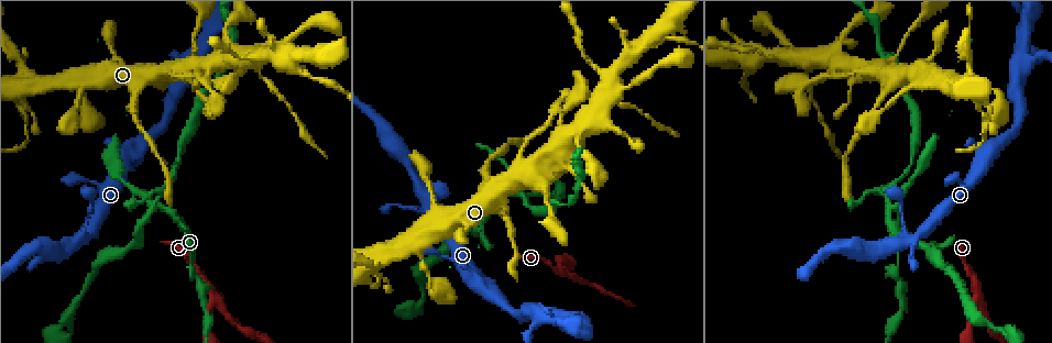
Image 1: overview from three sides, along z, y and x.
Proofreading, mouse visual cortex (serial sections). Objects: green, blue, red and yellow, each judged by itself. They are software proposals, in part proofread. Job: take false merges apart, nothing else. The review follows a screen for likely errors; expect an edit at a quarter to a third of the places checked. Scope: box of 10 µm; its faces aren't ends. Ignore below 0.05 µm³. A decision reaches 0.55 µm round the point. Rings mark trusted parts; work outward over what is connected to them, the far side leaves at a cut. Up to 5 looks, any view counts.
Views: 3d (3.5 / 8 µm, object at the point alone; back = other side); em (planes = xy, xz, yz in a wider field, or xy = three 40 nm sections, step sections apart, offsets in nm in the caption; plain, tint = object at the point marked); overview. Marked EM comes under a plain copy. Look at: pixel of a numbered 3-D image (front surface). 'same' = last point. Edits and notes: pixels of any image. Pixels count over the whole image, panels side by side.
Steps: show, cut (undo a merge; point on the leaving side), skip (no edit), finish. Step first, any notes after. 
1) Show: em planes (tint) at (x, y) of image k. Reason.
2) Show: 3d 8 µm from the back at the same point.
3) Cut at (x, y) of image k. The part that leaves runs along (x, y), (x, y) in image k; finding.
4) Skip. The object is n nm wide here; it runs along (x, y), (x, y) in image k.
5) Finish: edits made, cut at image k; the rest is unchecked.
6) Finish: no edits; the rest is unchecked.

Show: 3d 3.5 µm from the back at (21, 106) of image 1. Thick turns thin.

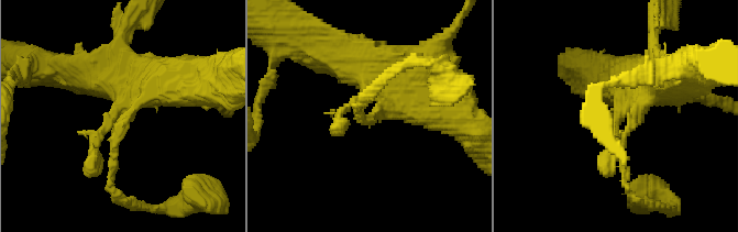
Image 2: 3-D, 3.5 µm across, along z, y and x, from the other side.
Show: em xy step 2 (tint) at (369, 121) of image 2. The arms are 100, 500 nm wide.

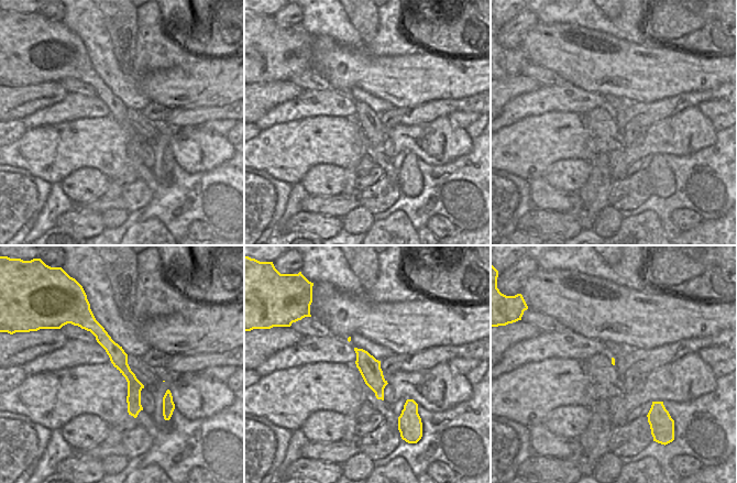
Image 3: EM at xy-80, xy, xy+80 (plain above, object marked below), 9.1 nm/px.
Skip. The object is 200 nm wide here; it runs along (662, 79), (614, 120), (628, 190) in image 2; one cell here.

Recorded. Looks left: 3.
Show: 3d 3.5 µm from the back at (486, 177) of image 1. Thick turns thin.

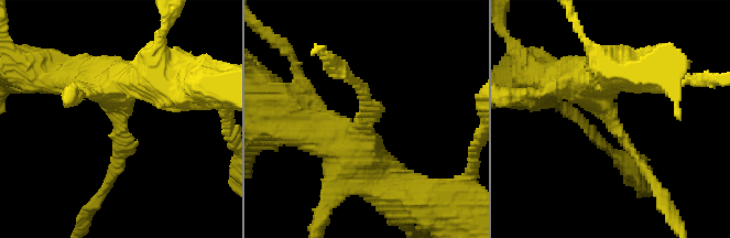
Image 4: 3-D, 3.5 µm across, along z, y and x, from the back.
Show: em xy step 1 (tint) at (614, 120) of image 4. The arms are 150, 500 nm wide.

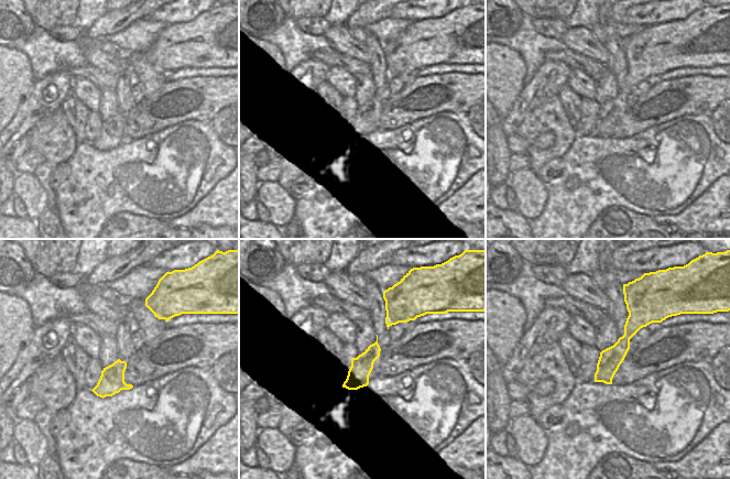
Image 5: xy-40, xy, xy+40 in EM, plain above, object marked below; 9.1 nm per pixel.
Cut at (109, 179) of image 4. The part that leaves runs along (123, 145), (117, 170), (79, 227) in image 4; a second cell is stuck on.

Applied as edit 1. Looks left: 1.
Finish: edits made, cut at image 4; the rest is unchecked.

